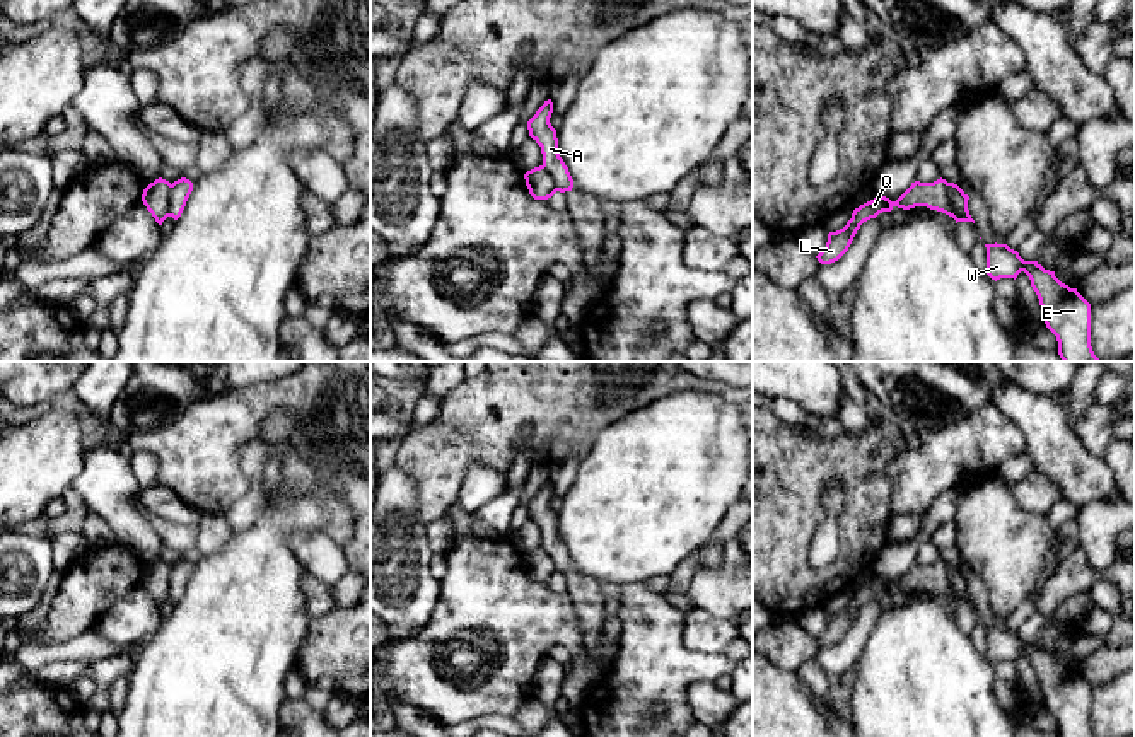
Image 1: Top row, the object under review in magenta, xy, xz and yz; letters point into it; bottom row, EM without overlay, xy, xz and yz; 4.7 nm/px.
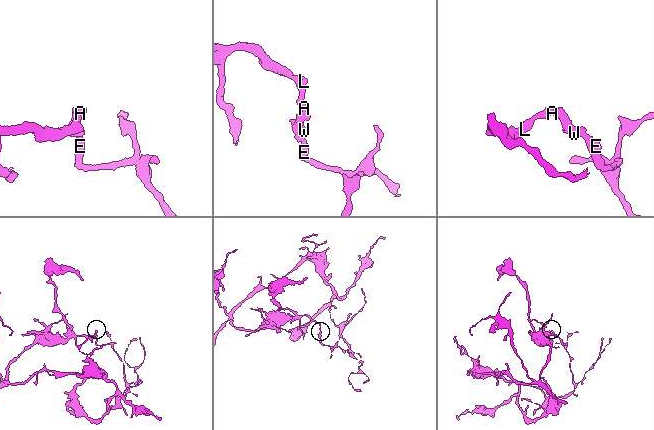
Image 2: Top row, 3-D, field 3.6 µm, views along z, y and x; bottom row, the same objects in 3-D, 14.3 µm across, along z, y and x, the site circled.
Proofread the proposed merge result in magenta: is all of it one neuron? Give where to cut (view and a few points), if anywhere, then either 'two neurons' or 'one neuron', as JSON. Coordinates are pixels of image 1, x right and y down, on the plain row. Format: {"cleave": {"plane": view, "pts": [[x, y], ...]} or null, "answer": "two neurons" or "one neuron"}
{"cleave": {"plane": "yz", "pts": [[948, 565], [951, 597]]}, "answer": "two neurons"}

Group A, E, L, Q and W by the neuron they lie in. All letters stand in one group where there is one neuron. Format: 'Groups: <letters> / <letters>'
Groups: A L Q / E W

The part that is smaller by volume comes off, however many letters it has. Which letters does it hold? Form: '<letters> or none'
E, W

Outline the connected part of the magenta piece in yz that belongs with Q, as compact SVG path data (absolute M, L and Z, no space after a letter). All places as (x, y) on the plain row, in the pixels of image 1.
M942 560L934 565L915 563L896 583L877 577L874 582L855 590L852 601L843 611L828 616L826 630L816 638L818 643L821 647L838 643L848 633L857 612L864 604L876 601L882 594L891 594L894 589L903 592L927 589L951 599L952 590L949 565Z

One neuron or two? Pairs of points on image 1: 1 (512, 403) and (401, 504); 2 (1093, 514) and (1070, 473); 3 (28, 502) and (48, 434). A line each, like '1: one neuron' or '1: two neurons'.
1: two neurons
2: two neurons
3: one neuron

